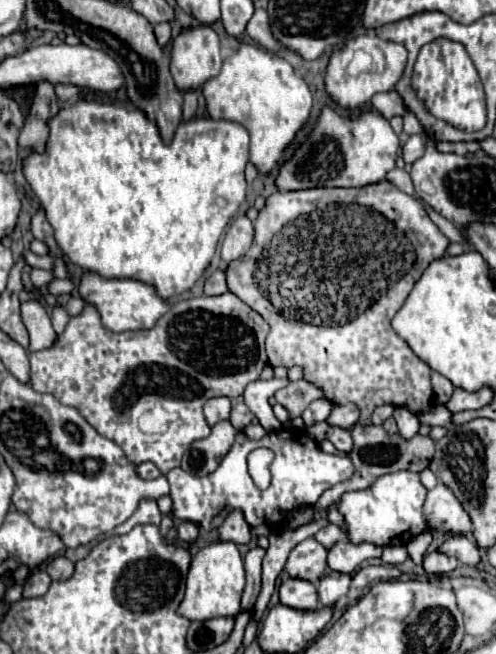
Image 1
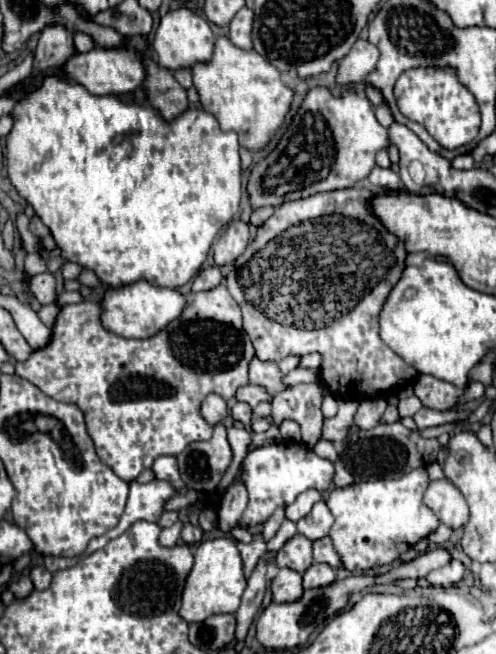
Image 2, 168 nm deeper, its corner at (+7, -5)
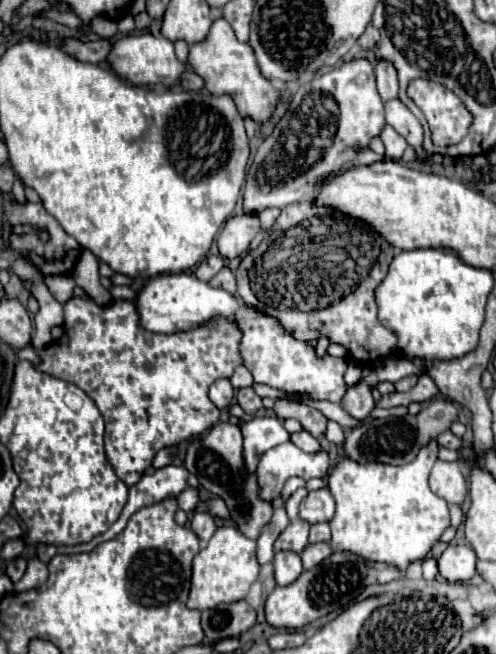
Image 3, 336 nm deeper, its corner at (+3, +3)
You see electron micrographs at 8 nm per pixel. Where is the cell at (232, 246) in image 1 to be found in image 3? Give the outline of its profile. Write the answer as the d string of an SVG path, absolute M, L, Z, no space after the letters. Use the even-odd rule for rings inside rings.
M240 214L226 220L226 226L218 234L218 250L222 258L244 256L252 238L260 232L260 220L256 214Z

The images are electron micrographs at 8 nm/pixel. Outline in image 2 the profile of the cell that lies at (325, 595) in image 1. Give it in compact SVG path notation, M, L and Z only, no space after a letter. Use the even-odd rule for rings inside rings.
M312 564L308 572L304 572L304 588L324 588L332 584L336 578L334 570L328 564Z

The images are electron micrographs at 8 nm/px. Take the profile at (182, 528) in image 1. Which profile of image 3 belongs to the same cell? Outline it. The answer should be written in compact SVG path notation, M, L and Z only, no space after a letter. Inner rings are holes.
M196 512L194 518L192 518L192 530L196 532L196 536L202 542L208 542L212 538L212 534L216 532L216 522L214 522L214 518L210 514Z

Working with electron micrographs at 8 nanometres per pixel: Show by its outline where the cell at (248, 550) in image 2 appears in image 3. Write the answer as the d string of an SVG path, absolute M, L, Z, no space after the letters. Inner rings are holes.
M218 422L208 434L196 438L190 442L186 456L184 456L184 466L188 468L190 474L196 474L200 480L200 486L204 486L208 492L220 496L228 510L230 518L236 522L238 530L256 540L272 518L272 502L266 502L258 496L258 480L254 474L248 474L244 466L244 456L242 456L242 432L238 426L228 424L228 422Z

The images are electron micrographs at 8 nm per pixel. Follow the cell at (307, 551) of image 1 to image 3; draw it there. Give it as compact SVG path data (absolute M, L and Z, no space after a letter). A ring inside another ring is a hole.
M294 520L290 522L278 540L274 542L274 550L292 550L292 552L302 552L304 546L308 544L308 528L310 524L306 520Z

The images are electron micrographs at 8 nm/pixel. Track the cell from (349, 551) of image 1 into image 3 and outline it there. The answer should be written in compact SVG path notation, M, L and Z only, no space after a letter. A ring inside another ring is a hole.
M320 522L320 524L310 526L310 542L328 542L328 536L330 536L328 522Z

